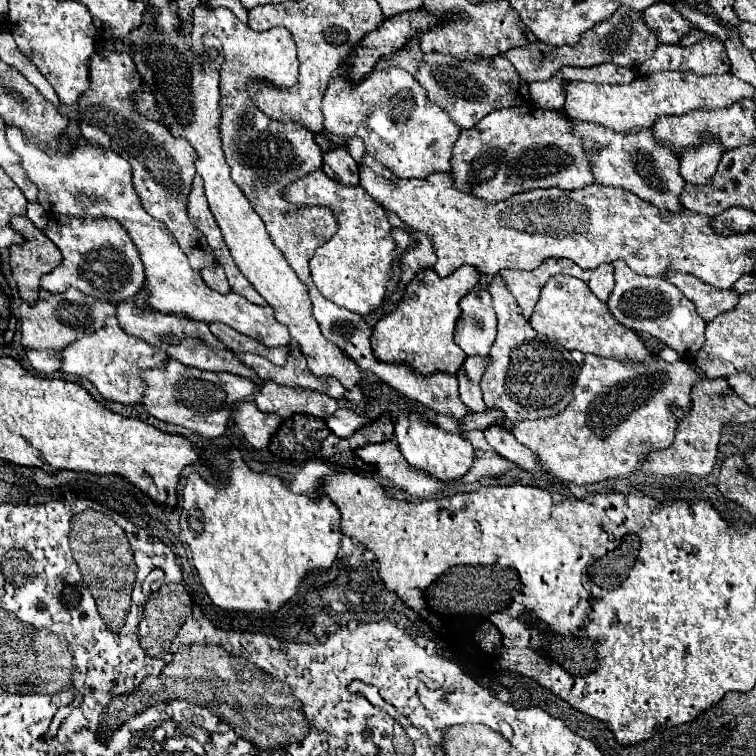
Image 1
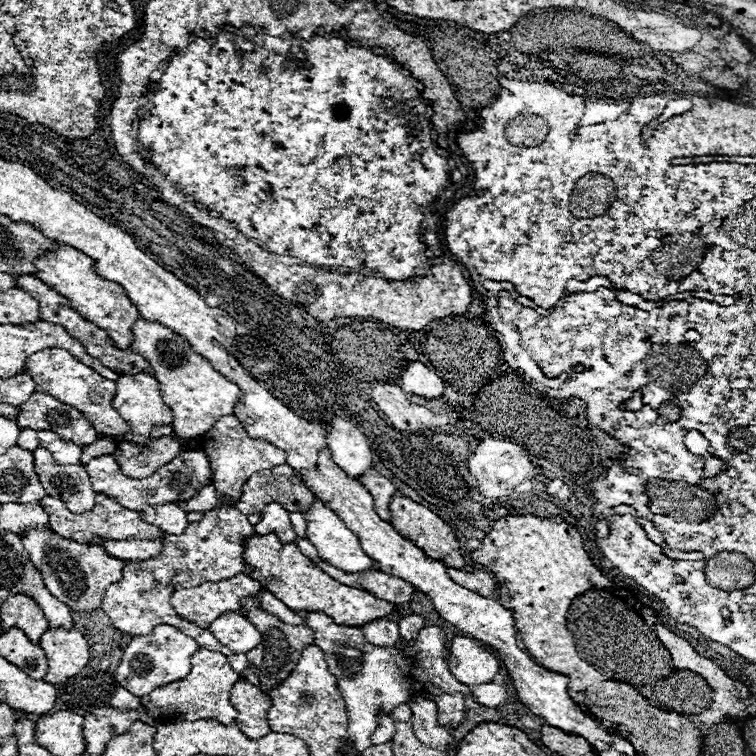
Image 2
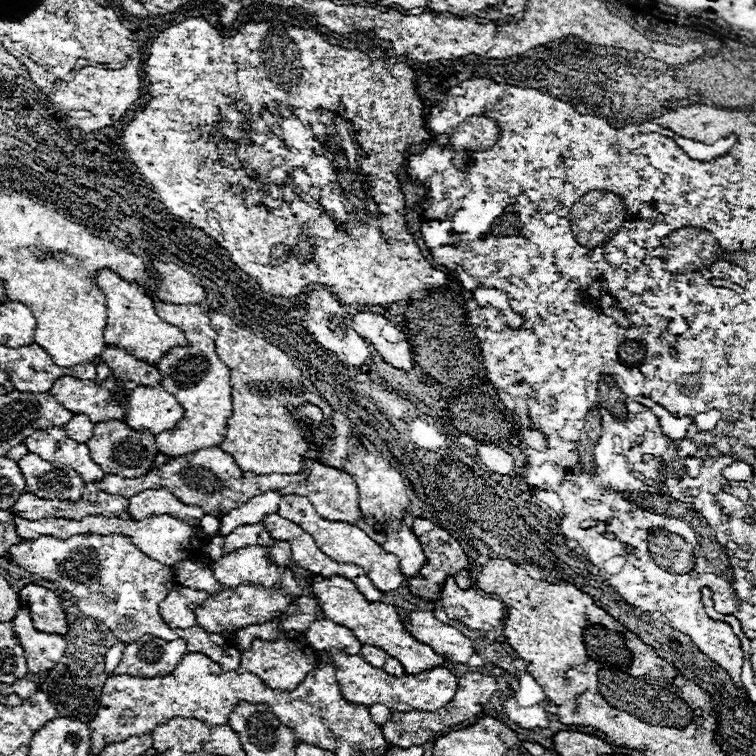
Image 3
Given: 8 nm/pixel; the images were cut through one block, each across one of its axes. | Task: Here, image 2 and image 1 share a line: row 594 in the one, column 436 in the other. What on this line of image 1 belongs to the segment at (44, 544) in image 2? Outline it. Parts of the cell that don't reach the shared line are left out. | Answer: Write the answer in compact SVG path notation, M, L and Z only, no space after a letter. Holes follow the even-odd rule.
M436 52L424 54L422 68L418 70L416 80L428 92L428 98L442 110L446 110L450 118L460 124L460 128L472 128L480 118L484 118L492 110L530 104L528 84L526 90L522 90L520 76L504 56L478 60L478 64L466 64L450 56L438 56Z

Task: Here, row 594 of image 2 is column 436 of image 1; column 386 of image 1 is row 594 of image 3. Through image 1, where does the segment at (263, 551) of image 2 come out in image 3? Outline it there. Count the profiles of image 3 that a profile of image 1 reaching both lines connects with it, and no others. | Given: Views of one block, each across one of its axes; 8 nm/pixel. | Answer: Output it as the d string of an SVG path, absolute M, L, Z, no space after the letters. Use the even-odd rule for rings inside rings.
M310 574L308 576L308 582L310 582L310 590L312 590L318 606L322 608L322 612L324 612L324 616L328 620L338 622L338 624L346 626L348 630L352 630L354 636L362 644L380 646L380 650L384 650L386 654L394 656L394 658L388 658L386 664L384 664L384 670L388 670L390 674L398 674L398 678L400 678L400 674L404 674L404 668L406 668L406 674L420 674L424 670L430 670L432 666L442 666L444 664L444 658L442 656L438 656L436 652L432 652L430 646L418 642L406 630L406 626L402 622L402 616L398 614L398 608L396 606L384 604L384 602L368 602L360 594L360 590L350 580L346 580L344 576L322 578L322 576Z

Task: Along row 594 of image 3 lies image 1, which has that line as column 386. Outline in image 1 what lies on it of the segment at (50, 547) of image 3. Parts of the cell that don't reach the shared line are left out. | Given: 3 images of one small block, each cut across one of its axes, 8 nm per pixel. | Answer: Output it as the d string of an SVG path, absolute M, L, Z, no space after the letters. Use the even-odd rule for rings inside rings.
M342 66L336 72L330 88L324 92L322 98L322 114L324 114L324 128L338 136L360 136L366 144L366 152L376 156L382 164L386 164L394 176L398 178L422 178L430 176L432 172L450 172L450 158L452 148L462 132L462 128L434 102L428 100L426 90L402 68L390 68L386 72L372 72L360 84L350 84L348 72Z

